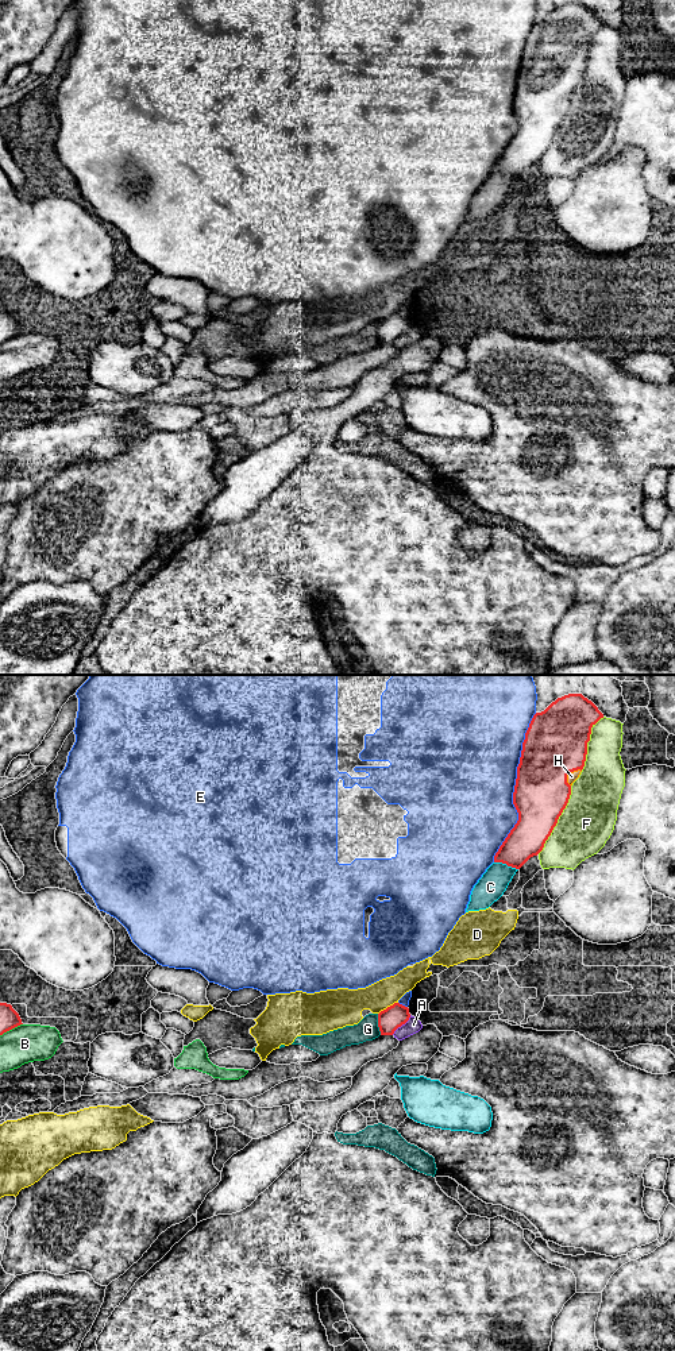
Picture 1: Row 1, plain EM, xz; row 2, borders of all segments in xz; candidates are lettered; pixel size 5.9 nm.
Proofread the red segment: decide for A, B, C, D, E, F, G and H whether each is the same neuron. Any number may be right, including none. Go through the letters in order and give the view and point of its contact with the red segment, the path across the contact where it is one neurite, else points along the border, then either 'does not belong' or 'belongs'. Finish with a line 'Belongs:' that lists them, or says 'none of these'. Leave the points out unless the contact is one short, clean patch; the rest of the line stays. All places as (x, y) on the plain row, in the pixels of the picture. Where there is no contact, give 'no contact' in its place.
A: meets red in xz at (401, 334); does not belong
B: meets red in xz at (11, 338); does not belong
C: meets red in xz at (506, 173); does not belong
D: meets red in xz at (388, 316); does not belong
E: meets red in xz at (515, 96); does not belong
F: meets red in xz at (558, 127); does not belong
G: meets red in xz at (378, 334); border along xz (377, 323), (377, 335), (381, 343); does not belong
H: meets red in xz at (567, 83); belongs
Belongs: H

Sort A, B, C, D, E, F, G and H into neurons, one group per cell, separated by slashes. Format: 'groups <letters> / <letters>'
groups A / B / C / D / E / F / G / H

